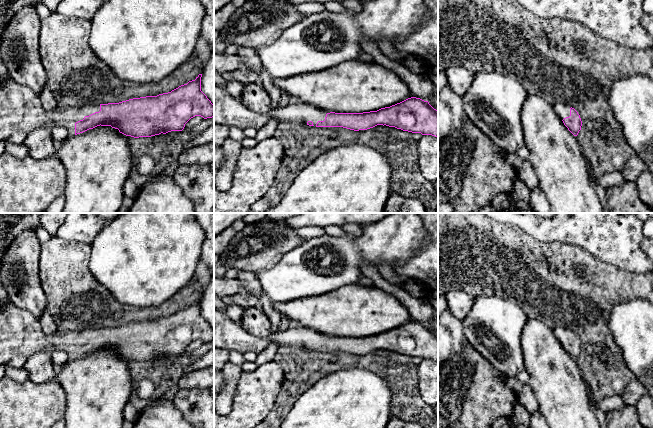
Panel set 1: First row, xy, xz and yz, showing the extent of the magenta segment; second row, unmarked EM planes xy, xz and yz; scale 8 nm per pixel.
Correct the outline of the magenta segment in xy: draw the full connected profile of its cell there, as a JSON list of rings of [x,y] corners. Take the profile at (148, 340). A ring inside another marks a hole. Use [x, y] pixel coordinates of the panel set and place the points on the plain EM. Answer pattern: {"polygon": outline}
{"polygon": [[[201,301],[168,317],[157,320],[133,322],[119,327],[89,328],[78,332],[45,334],[39,320],[30,312],[20,309],[10,302],[0,308],[0,365],[9,362],[14,355],[29,356],[39,350],[52,353],[63,350],[69,359],[77,359],[97,350],[111,350],[120,357],[134,362],[151,361],[171,355],[182,355],[185,348],[195,340],[204,343],[214,341],[214,329],[201,315]]]}

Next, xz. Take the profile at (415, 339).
{"polygon": [[[214,308],[214,347],[241,354],[260,354],[270,343],[279,347],[287,345],[314,351],[343,351],[354,355],[386,349],[438,362],[438,335],[428,325],[416,321],[363,337],[325,336],[297,325],[268,337],[258,337],[246,331],[240,323],[234,322],[226,311]]]}

